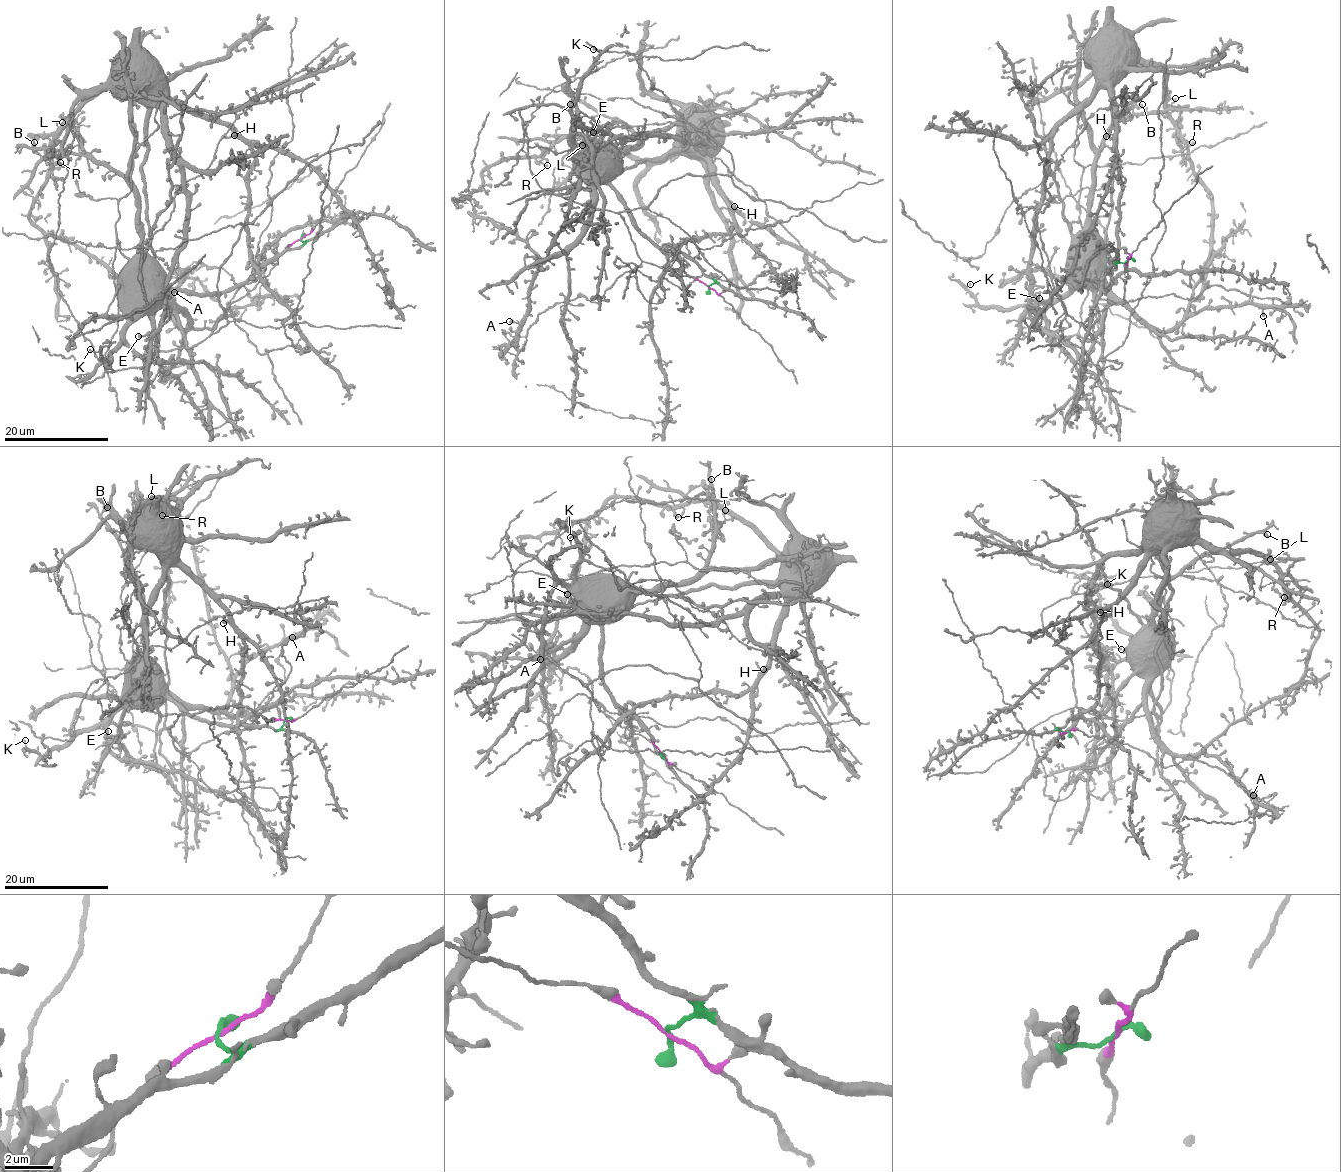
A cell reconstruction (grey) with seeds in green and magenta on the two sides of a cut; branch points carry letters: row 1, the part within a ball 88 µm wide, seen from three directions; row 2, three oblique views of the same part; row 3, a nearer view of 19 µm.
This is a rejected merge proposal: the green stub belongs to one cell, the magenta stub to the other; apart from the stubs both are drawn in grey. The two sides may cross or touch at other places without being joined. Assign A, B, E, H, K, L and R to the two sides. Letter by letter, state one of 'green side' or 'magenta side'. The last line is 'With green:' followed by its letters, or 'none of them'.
A: green side
B: green side
E: magenta side
H: magenta side
K: green side
L: green side
R: magenta side
With green: A, B, K, L

